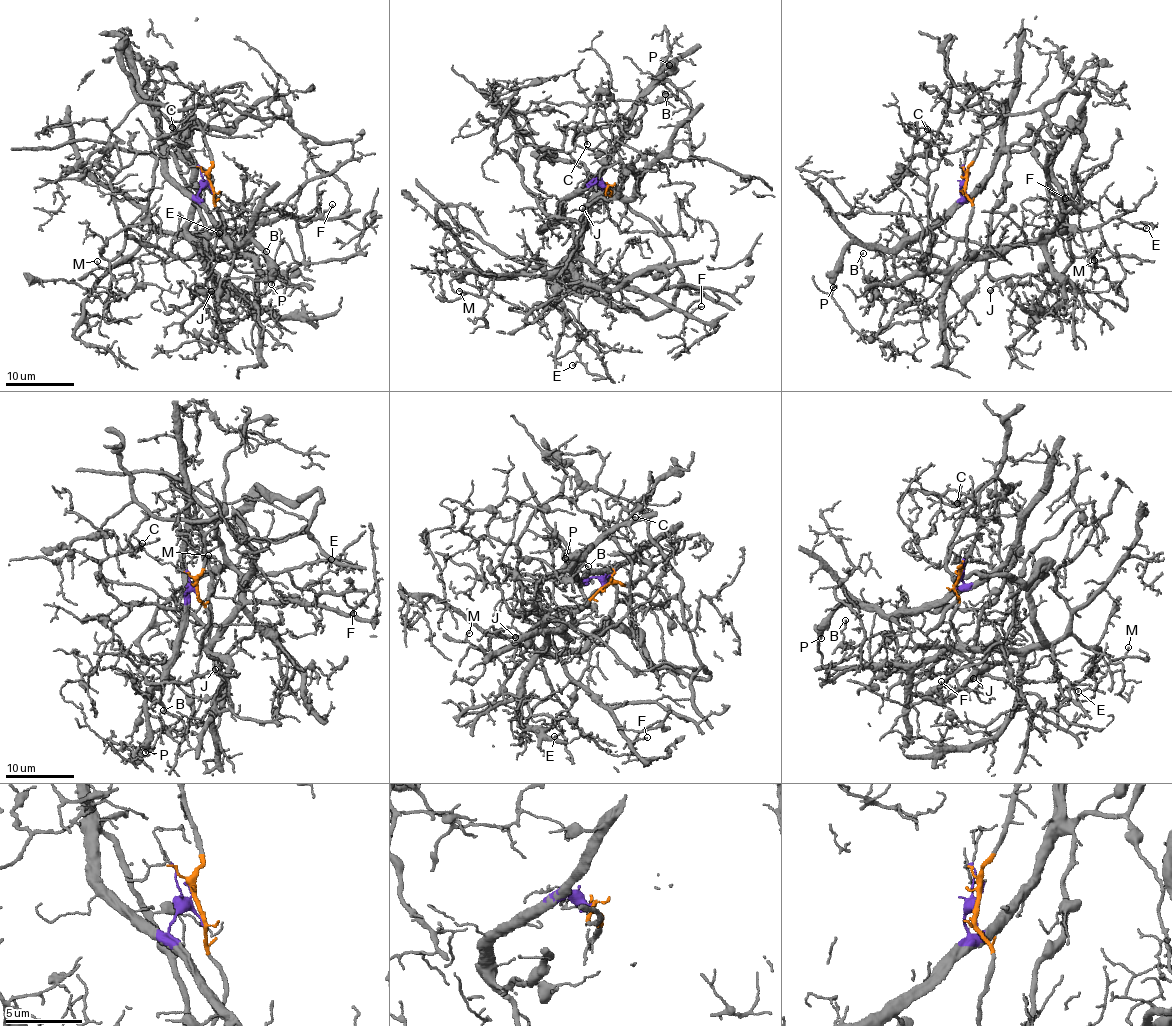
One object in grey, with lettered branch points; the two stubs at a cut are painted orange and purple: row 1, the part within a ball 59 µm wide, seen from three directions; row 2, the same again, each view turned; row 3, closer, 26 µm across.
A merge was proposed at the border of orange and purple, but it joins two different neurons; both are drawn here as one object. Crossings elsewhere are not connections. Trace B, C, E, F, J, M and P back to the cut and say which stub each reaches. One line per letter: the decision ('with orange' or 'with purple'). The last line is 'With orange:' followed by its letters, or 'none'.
B: with purple
C: with orange
E: with orange
F: with orange
J: with purple
M: with orange
P: with purple
With orange: C, E, F, M

